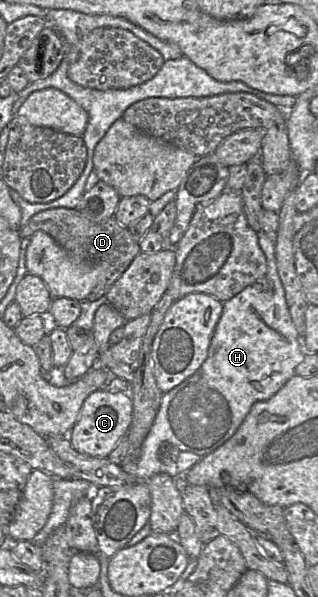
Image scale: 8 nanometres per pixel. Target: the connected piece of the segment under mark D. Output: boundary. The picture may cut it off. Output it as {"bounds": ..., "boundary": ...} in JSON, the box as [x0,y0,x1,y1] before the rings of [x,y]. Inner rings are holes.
{"bounds":[20,207,140,302],"boundary":[[[63,207],[41,211],[32,216],[25,227],[20,228],[21,238],[30,238],[37,231],[48,234],[76,262],[101,265],[102,280],[88,295],[86,301],[94,302],[105,296],[112,285],[129,267],[140,253],[138,243],[132,238],[128,228],[119,224],[114,217],[101,222],[92,222],[76,209]]]}

